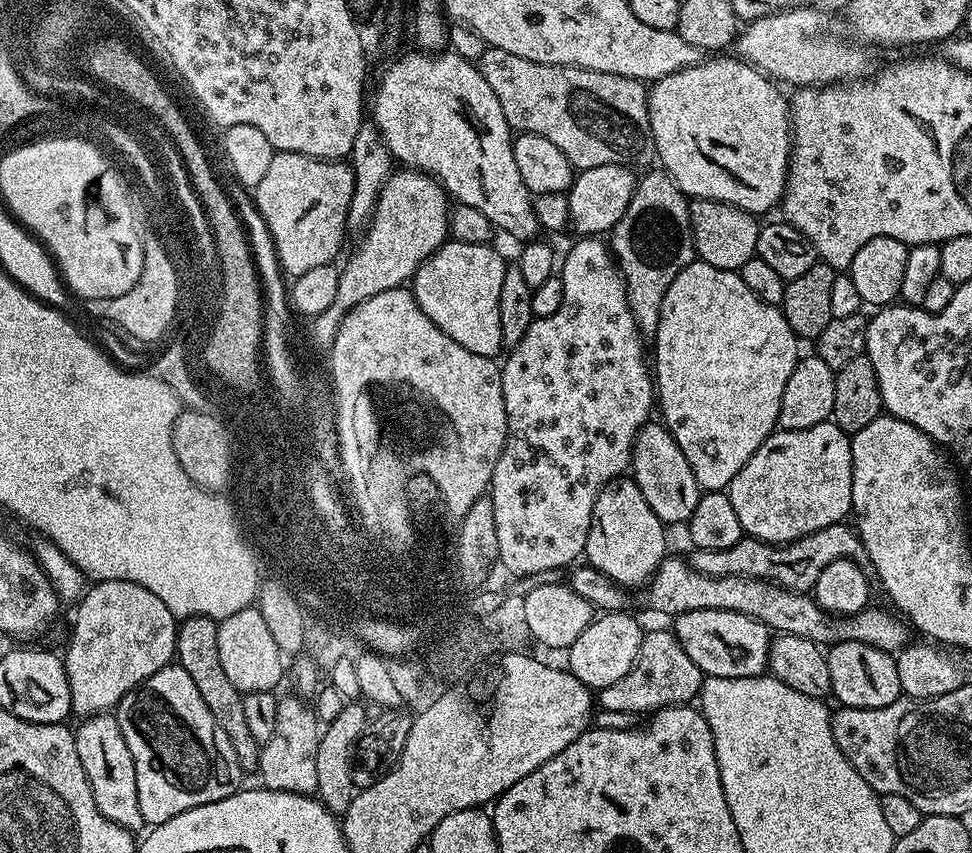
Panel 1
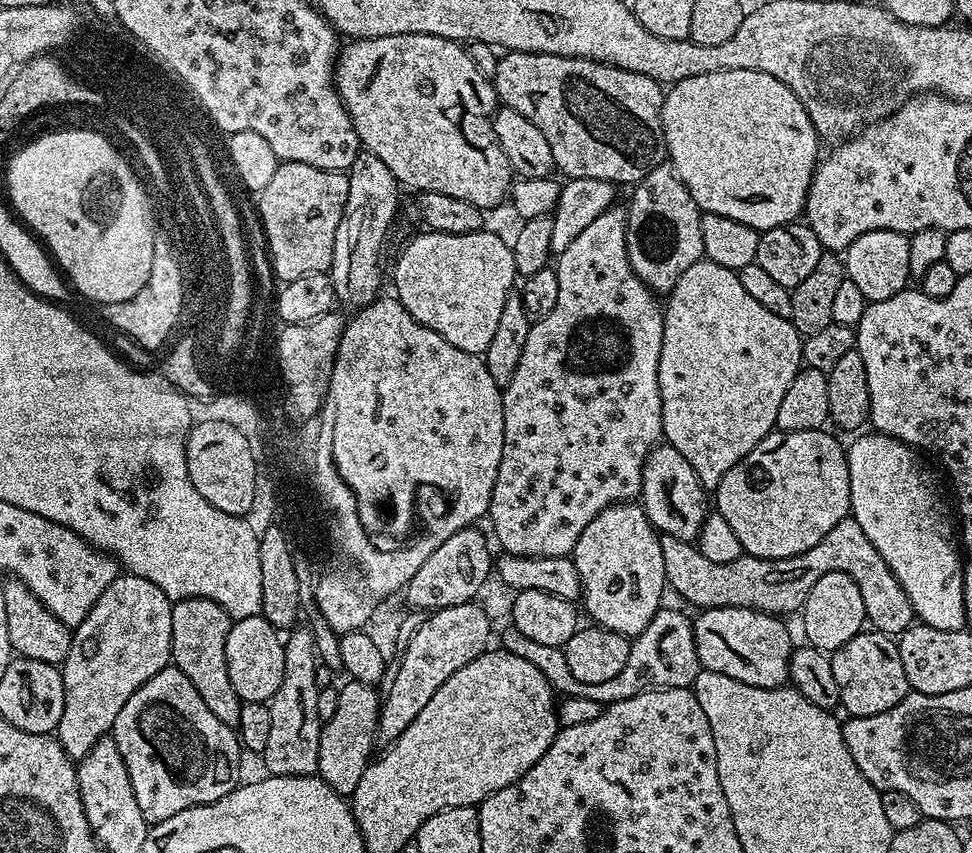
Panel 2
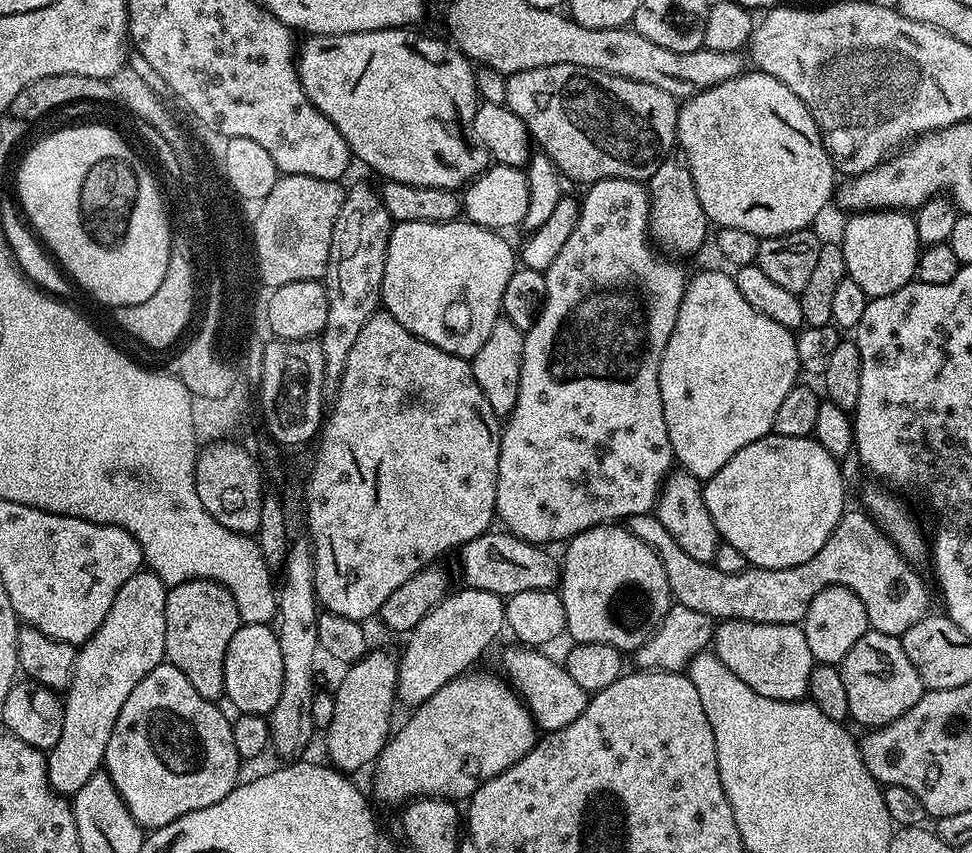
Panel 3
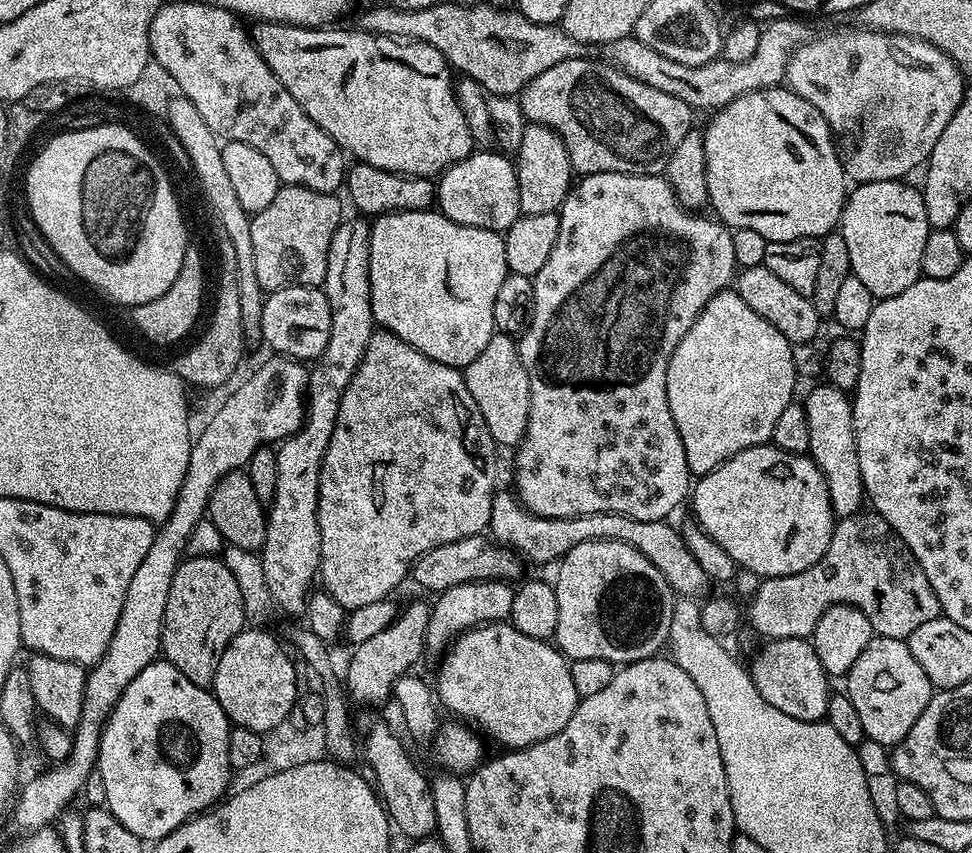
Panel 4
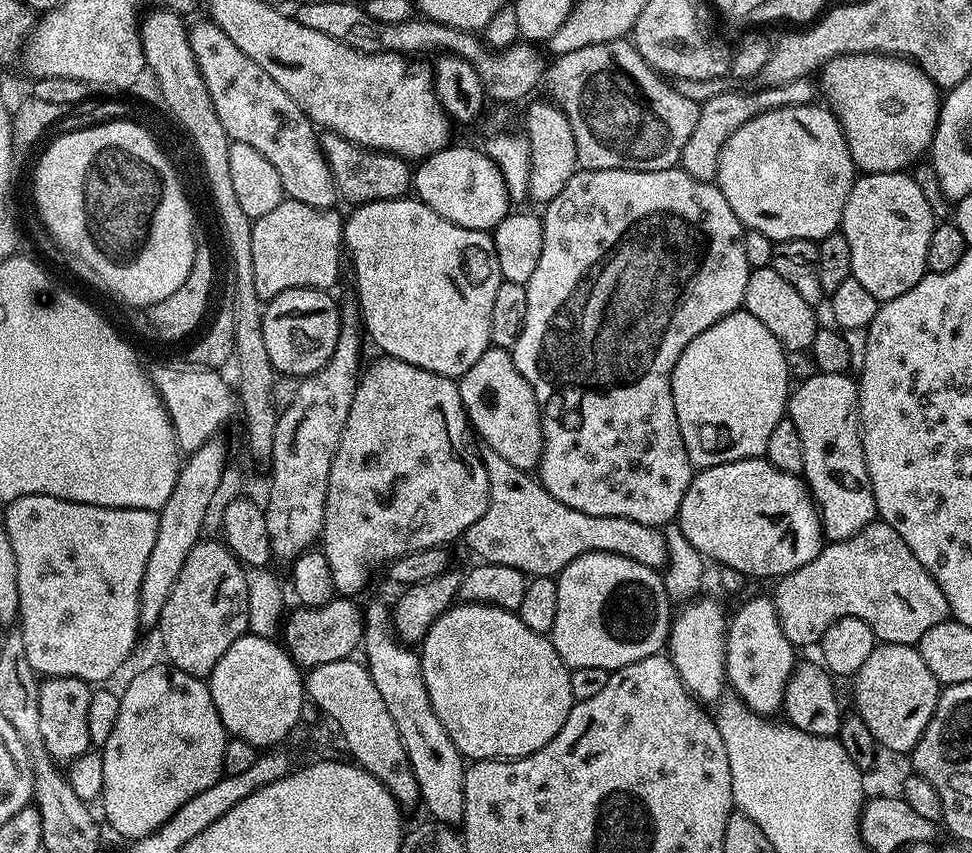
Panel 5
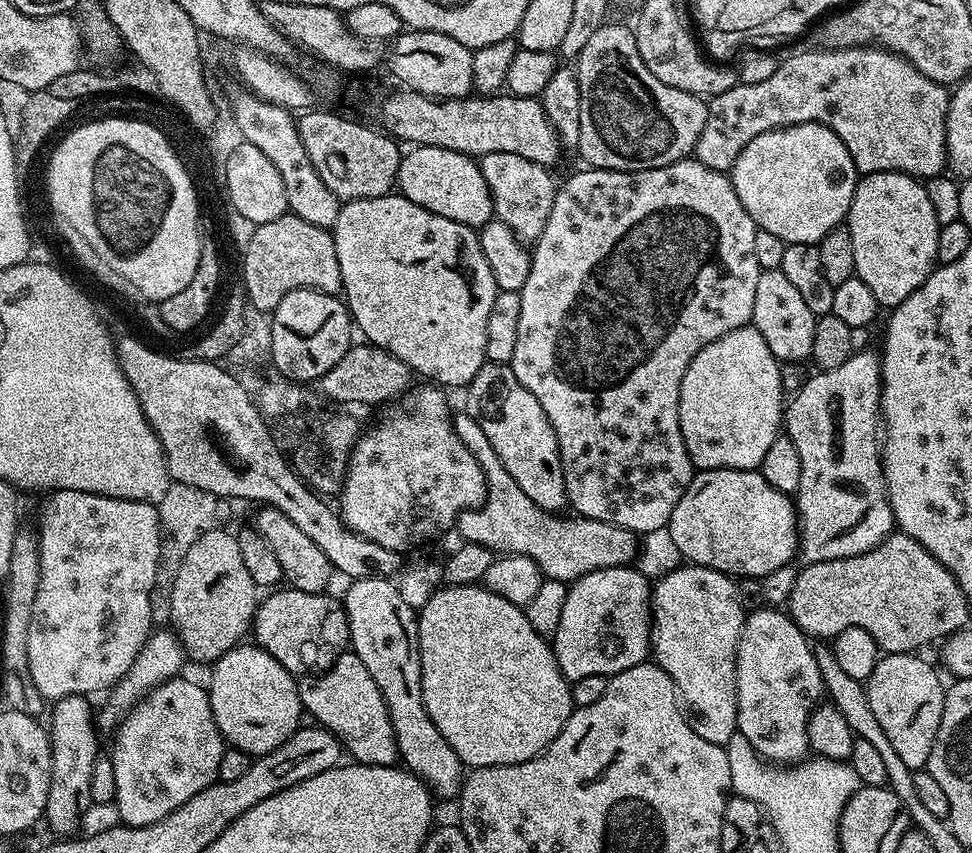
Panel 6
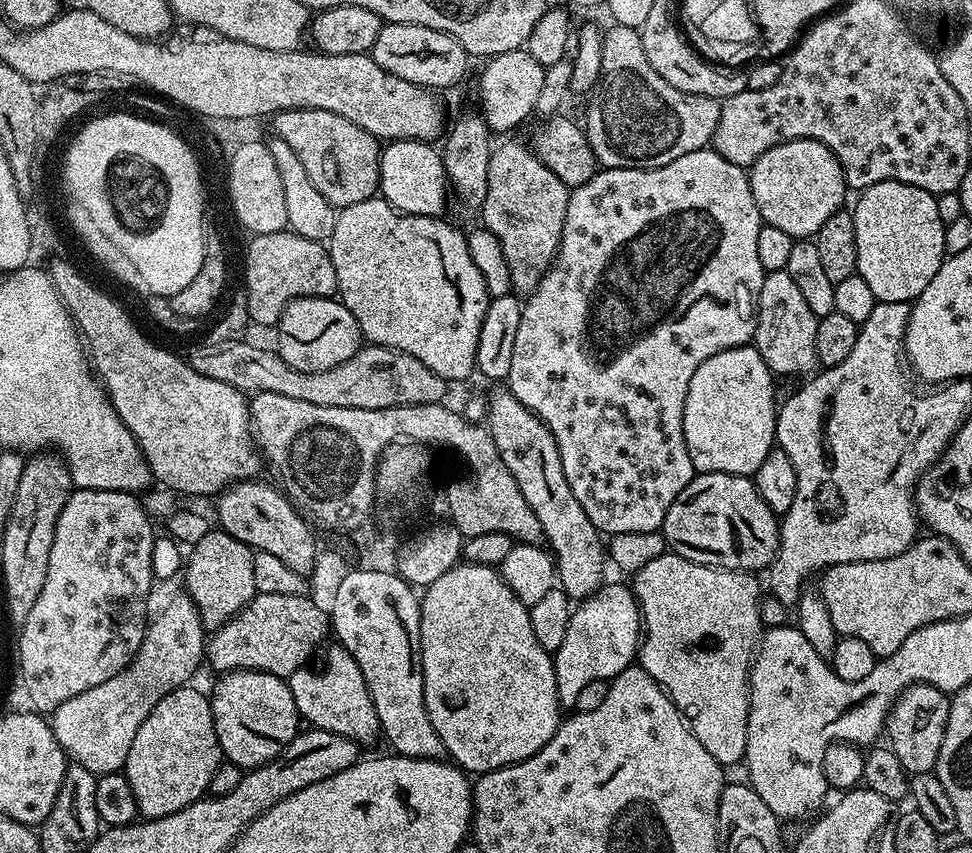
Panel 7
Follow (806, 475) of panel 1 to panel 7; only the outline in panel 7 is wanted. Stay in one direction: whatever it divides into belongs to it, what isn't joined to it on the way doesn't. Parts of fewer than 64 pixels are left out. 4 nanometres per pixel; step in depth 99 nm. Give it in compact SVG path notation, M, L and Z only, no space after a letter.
M702 472L674 498L662 529L667 547L690 562L753 574L767 569L780 545L780 520L747 476Z

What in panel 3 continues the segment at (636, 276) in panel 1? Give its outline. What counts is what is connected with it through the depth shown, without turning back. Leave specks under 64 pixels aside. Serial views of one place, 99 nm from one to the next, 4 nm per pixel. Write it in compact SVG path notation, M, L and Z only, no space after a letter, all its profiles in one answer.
M664 160L662 166L658 166L658 170L654 170L654 174L646 181L648 234L657 249L673 257L692 256L703 246L704 239L708 236L708 228L710 229L710 221L706 210L702 210L702 202L698 202L698 190L694 190L694 178L687 163L677 160Z

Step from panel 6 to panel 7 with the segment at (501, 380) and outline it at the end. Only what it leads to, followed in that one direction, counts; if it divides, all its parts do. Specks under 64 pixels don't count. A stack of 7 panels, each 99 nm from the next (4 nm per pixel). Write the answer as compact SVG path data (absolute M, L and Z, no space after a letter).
M507 387L497 388L500 389L486 400L487 430L494 438L494 446L498 446L502 462L506 462L506 470L510 470L514 482L518 482L522 498L530 502L530 510L534 510L534 518L538 518L542 526L544 540L556 561L558 586L569 600L582 601L593 596L605 583L605 541L594 522L586 518L586 510L582 510L578 498L574 498L570 482L566 482L566 470L562 470L562 458L554 434L550 434L539 416L522 406Z

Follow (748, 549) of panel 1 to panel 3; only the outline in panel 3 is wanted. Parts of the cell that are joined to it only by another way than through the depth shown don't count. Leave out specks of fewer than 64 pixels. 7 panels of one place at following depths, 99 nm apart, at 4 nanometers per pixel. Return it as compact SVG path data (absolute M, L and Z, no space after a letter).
M845 511L844 517L834 526L830 538L826 538L826 546L810 558L810 562L802 562L802 566L790 566L782 570L769 568L747 567L744 572L724 574L713 563L700 562L690 558L681 546L674 542L666 527L662 526L655 514L638 514L626 521L626 526L635 536L642 538L654 554L662 562L662 570L666 570L666 582L670 582L673 601L700 614L711 616L713 621L745 620L746 622L762 622L763 624L800 624L806 610L810 610L810 602L814 602L814 594L826 590L826 586L846 586L862 598L868 615L868 627L871 631L903 636L914 622L922 622L922 618L929 615L928 588L924 580L915 572L913 565L894 546L892 539L881 530L868 515L867 511Z

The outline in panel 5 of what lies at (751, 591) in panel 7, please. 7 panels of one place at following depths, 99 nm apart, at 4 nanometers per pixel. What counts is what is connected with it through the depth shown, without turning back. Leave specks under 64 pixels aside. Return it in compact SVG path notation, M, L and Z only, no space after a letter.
M693 599L675 613L672 626L668 630L666 655L672 661L682 686L701 705L715 705L725 695L726 681L726 642L728 641L729 613L716 600Z

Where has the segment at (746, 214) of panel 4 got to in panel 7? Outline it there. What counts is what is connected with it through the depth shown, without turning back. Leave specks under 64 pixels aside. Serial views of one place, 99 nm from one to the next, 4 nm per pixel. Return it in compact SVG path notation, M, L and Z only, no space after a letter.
M791 140L766 150L752 164L748 181L761 221L786 230L793 238L815 237L822 222L845 207L842 166L832 151L817 140Z

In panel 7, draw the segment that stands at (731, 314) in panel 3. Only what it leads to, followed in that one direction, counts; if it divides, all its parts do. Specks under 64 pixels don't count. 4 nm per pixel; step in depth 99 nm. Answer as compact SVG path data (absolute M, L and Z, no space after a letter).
M754 346L722 350L714 354L714 358L706 358L706 362L694 370L684 407L684 437L686 450L690 450L690 462L697 473L725 472L751 477L758 466L762 466L762 458L766 458L768 451L774 447L776 438L778 405L774 398L773 379L774 373L768 369L762 354L758 354Z

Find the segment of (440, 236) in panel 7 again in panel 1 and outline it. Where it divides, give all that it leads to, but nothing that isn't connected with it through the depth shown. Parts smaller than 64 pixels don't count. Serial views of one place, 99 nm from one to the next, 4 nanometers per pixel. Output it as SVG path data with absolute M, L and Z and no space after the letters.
M449 239L433 256L422 262L410 281L410 290L418 306L422 306L422 314L426 314L438 330L454 338L458 346L466 346L466 350L479 356L496 358L504 348L498 310L506 260L492 247L491 243L475 244Z

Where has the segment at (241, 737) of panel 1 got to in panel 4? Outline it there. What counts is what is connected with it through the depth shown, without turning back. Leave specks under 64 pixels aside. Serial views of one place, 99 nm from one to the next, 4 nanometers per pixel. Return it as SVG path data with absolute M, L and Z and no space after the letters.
M219 555L193 556L181 559L178 570L174 574L174 582L170 582L170 598L166 598L166 614L162 618L162 634L160 635L160 651L163 659L173 664L190 682L208 688L214 674L218 670L218 662L222 662L222 654L226 646L239 632L246 627L243 610L242 592L238 588L238 580L225 566Z

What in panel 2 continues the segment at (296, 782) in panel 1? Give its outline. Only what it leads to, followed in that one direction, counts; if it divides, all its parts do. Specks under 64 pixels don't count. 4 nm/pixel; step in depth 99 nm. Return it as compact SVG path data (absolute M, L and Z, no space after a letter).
M296 626L284 640L284 677L282 686L268 701L270 710L270 739L262 760L267 771L274 776L311 776L318 766L318 742L322 723L318 716L318 694L321 685L316 684L316 640L308 628Z

